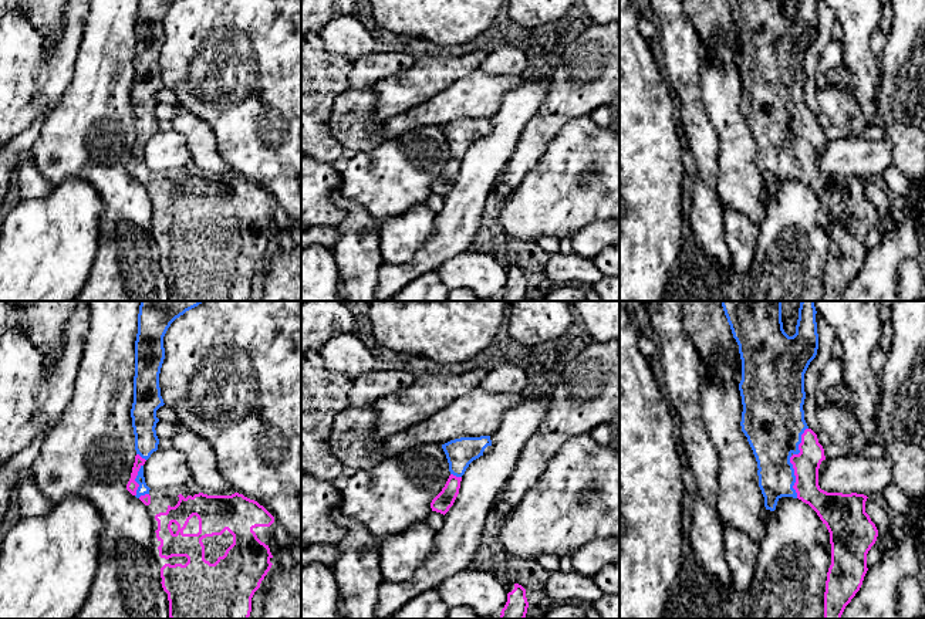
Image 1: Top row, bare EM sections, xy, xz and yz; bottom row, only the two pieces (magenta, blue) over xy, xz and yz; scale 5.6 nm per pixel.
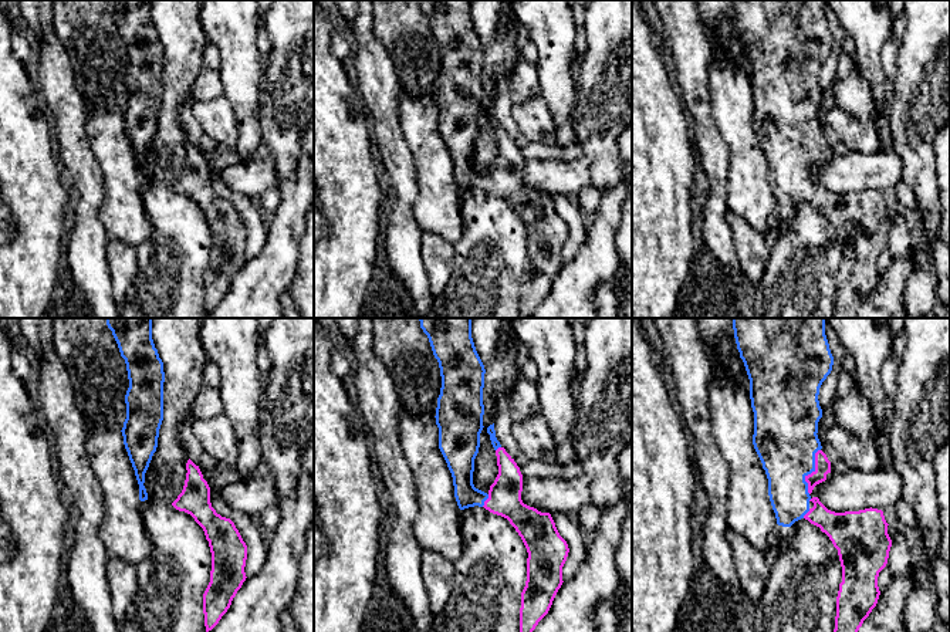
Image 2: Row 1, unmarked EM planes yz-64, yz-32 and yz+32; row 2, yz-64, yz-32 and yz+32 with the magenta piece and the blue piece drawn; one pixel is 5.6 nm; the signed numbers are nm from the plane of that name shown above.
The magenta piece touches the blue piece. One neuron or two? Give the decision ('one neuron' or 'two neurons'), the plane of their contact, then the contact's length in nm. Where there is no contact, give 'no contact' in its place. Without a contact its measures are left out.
one neuron; meets magenta in yz; contact 400 nm long

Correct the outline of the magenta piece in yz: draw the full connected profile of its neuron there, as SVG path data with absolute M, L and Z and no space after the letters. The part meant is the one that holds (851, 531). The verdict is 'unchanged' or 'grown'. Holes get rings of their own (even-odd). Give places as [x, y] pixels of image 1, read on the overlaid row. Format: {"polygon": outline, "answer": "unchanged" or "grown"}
{"polygon": "M722 301L742 359L742 432L757 461L759 487L766 510L774 511L781 497L808 504L830 532L831 565L824 592L824 619L841 619L845 606L860 591L867 568L867 554L878 530L865 513L867 495L827 493L818 486L818 469L826 460L817 434L804 420L804 373L818 349L814 301L801 301L796 334L789 336L781 322L783 301Z", "answer": "grown"}

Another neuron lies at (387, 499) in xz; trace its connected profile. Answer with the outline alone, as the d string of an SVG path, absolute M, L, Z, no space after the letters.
M442 444L416 446L398 457L384 459L371 469L350 471L341 491L340 510L345 517L362 524L374 537L396 535L426 520L432 500L442 491L449 476Z

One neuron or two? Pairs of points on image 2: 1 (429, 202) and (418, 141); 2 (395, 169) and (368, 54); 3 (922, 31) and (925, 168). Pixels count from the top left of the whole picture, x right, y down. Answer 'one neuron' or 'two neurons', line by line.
1: one neuron
2: one neuron
3: one neuron

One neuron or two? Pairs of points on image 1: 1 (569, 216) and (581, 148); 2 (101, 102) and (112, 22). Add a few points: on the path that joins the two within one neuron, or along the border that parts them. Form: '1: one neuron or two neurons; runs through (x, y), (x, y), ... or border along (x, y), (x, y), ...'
1: one neuron; runs through (571, 199), (571, 186), (581, 165)
2: one neuron; runs through (101, 83), (108, 41)

